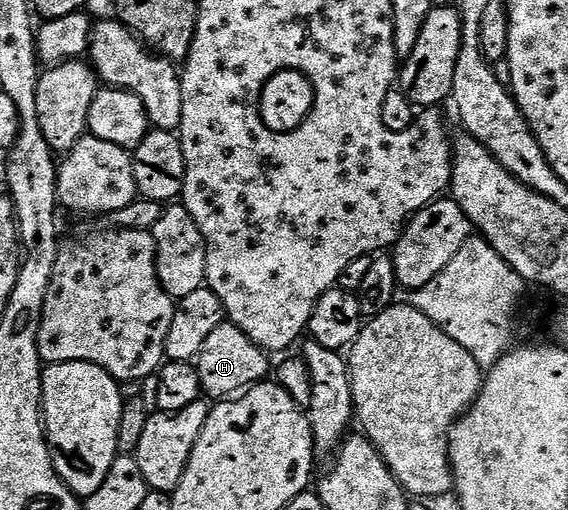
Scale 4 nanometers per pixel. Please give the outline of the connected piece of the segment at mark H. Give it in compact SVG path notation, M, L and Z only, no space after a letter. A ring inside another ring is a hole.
M225 321L217 325L217 329L213 329L213 334L206 339L197 360L203 395L211 401L222 401L264 382L270 376L267 374L273 371L273 363L271 367L267 359L270 359L268 352L258 347L236 323Z

